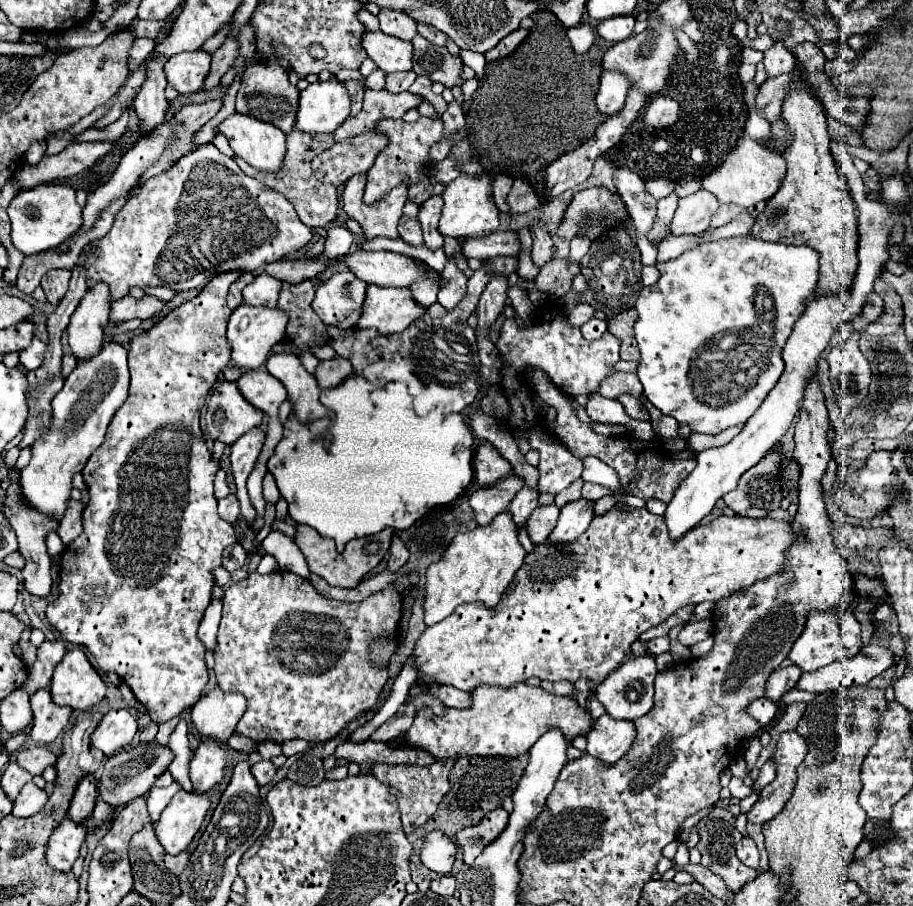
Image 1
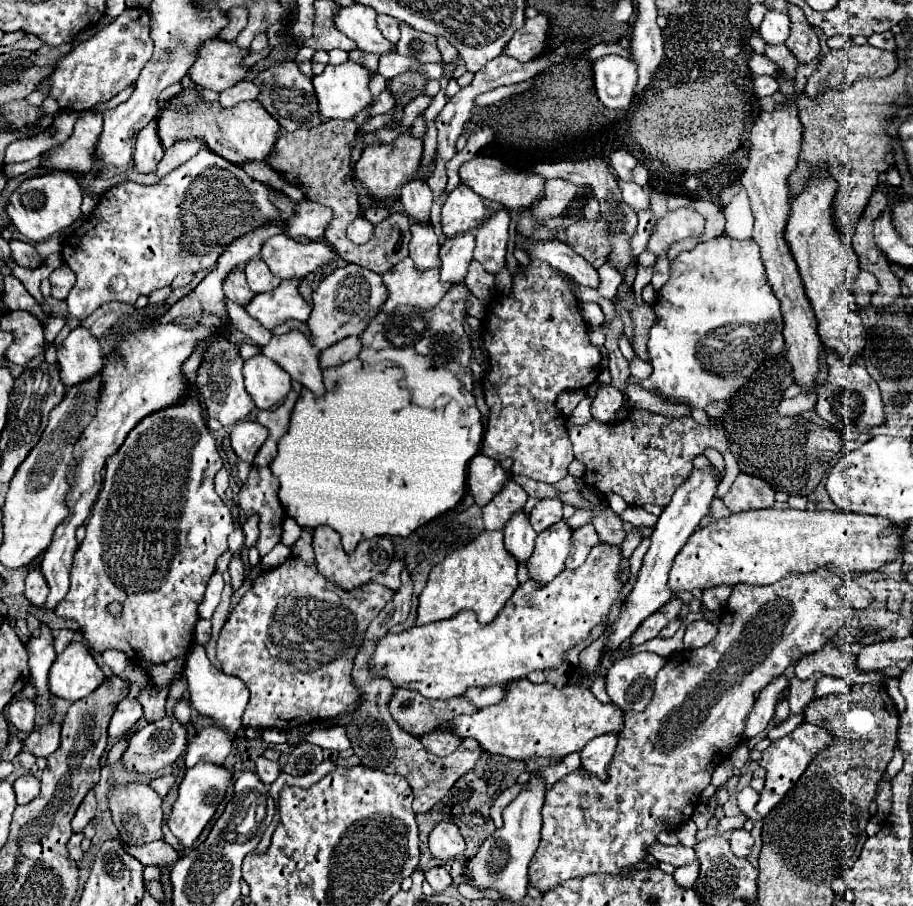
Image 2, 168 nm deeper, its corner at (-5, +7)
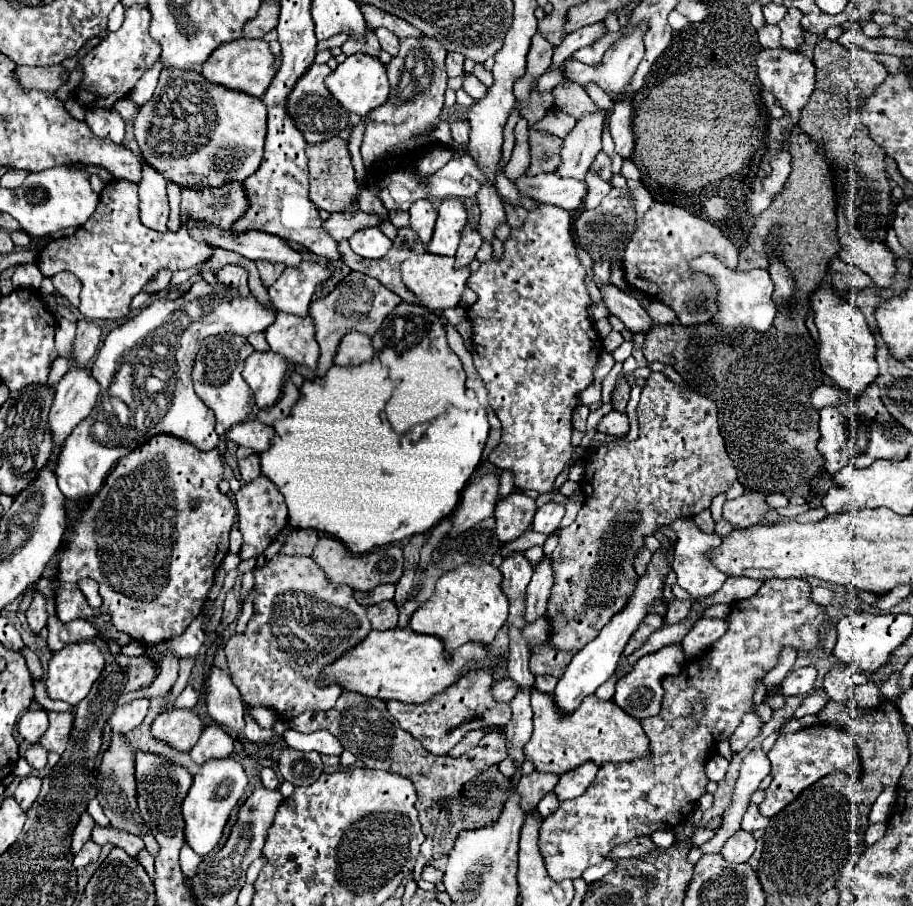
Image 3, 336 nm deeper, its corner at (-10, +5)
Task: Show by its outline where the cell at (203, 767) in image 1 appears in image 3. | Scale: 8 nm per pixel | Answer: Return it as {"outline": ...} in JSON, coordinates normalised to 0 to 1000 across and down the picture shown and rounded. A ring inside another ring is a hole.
{"outline":[[[229,800],[222,805],[218,818],[207,829],[207,833],[214,842],[222,844],[229,838],[246,838],[253,833],[253,829],[255,829],[255,816],[240,800]]]}

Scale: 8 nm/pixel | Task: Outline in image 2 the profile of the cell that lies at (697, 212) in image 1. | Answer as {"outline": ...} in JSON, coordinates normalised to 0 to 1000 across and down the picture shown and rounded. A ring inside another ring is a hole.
{"outline":[[[745,228],[734,233],[719,251],[710,266],[710,275],[721,284],[738,266],[749,262],[765,262],[771,255],[771,240],[760,228]]]}

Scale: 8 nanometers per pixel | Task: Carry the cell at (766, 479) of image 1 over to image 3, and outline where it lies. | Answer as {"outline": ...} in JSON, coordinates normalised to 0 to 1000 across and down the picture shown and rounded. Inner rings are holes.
{"outline":[[[818,542],[809,551],[794,553],[792,573],[798,575],[805,584],[814,584],[814,582],[823,582],[827,577],[834,577],[836,575],[836,566],[840,562],[842,560],[838,555],[838,546],[836,544]]]}

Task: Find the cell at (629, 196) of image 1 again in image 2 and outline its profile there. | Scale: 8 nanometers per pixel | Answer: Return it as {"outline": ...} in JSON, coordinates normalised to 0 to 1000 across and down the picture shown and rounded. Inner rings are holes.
{"outline":[[[673,167],[673,169],[668,171],[668,182],[670,182],[670,187],[675,189],[675,193],[677,193],[681,200],[686,200],[686,202],[692,202],[692,200],[694,200],[692,189],[694,189],[694,184],[699,182],[699,178],[697,178],[690,169],[686,169],[686,167]]]}

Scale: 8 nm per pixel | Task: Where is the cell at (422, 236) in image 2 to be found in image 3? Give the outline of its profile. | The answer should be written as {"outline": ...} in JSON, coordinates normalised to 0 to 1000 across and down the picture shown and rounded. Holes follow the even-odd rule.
{"outline":[[[455,222],[448,231],[450,237],[450,253],[461,262],[463,268],[468,268],[474,259],[474,251],[476,251],[476,242],[479,242],[479,233],[474,228],[472,222]]]}

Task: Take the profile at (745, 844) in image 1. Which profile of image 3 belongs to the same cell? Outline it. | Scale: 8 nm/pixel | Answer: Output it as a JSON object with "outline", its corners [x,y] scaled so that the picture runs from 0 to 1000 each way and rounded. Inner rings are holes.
{"outline":[[[807,917],[796,926],[796,930],[790,937],[790,944],[798,953],[816,953],[827,939],[827,926],[818,917]]]}

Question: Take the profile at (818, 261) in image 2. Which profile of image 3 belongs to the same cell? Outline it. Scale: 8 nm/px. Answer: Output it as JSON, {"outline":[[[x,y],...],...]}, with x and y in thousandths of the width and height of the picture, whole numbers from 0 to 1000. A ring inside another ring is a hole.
{"outline":[[[897,317],[888,328],[888,341],[893,345],[893,359],[897,363],[897,401],[899,409],[912,421],[915,427],[930,432],[932,436],[943,436],[954,423],[958,423],[963,405],[958,398],[958,374],[945,345],[919,328],[910,317]]]}

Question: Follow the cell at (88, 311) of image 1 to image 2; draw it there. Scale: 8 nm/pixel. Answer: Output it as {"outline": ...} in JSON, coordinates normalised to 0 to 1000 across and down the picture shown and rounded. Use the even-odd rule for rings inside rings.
{"outline":[[[83,361],[70,374],[64,387],[64,403],[68,423],[72,427],[94,421],[105,414],[114,403],[114,390],[110,383],[110,374],[103,372],[94,361]]]}

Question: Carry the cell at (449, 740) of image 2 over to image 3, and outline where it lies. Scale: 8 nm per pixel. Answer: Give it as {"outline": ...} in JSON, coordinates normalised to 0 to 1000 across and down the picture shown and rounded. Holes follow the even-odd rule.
{"outline":[[[525,805],[525,807],[516,807],[516,809],[512,809],[512,813],[507,813],[494,829],[492,829],[492,833],[494,836],[505,836],[507,831],[512,831],[514,827],[518,827],[527,816],[531,813],[531,807],[529,805]]]}

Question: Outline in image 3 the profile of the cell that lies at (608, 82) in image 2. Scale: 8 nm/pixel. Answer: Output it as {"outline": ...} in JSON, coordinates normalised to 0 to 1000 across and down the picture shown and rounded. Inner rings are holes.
{"outline":[[[702,25],[700,30],[696,30],[696,34],[691,34],[689,39],[682,39],[680,43],[676,43],[663,56],[663,63],[660,63],[660,67],[654,74],[639,72],[636,67],[632,67],[628,63],[619,65],[619,85],[625,87],[628,92],[634,92],[634,94],[643,94],[647,89],[652,89],[652,92],[656,92],[660,96],[663,103],[674,100],[678,105],[689,94],[689,89],[691,89],[691,85],[693,85],[700,67],[704,65],[704,56],[706,56],[706,52],[704,52],[704,39],[706,39],[706,34],[709,34],[709,25]]]}

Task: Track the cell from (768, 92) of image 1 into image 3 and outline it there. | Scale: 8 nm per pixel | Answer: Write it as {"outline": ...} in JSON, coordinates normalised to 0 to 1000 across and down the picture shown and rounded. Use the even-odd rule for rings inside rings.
{"outline":[[[838,25],[838,30],[834,30],[834,32],[829,34],[829,41],[831,41],[834,52],[844,52],[844,54],[855,52],[855,47],[853,47],[855,34],[853,34],[851,28],[842,28],[842,25]]]}

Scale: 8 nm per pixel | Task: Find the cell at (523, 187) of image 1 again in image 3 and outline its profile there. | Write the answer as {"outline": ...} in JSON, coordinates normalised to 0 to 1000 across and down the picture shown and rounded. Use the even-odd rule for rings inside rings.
{"outline":[[[658,167],[658,169],[654,171],[654,175],[652,175],[652,180],[647,182],[647,187],[650,187],[650,189],[656,189],[656,191],[660,193],[660,198],[667,200],[667,198],[669,198],[669,173],[667,173],[663,167]]]}

